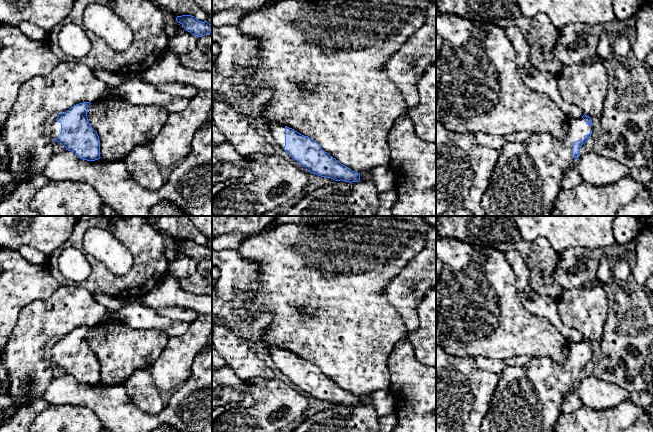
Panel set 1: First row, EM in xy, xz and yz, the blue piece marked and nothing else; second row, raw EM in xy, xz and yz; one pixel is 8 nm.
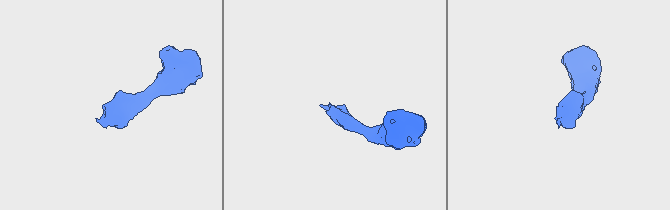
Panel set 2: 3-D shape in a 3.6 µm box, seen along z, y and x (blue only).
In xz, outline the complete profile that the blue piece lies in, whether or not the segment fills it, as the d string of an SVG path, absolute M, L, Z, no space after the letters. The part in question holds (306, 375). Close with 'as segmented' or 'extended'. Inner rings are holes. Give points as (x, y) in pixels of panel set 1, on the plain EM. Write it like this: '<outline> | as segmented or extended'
M267 346L266 348L269 350L276 368L309 396L335 405L352 407L360 404L360 397L341 388L308 360L276 346Z | extended

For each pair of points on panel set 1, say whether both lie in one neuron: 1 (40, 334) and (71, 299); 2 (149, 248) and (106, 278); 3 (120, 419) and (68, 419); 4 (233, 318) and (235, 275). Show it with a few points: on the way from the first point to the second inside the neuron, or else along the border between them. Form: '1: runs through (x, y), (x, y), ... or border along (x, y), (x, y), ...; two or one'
1: runs through (47, 325), (64, 308); one
2: runs through (146, 261), (127, 280), (119, 280); one
3: border along (78, 406), (89, 408), (100, 421); two
4: runs through (227, 307), (227, 295), (231, 286); one

